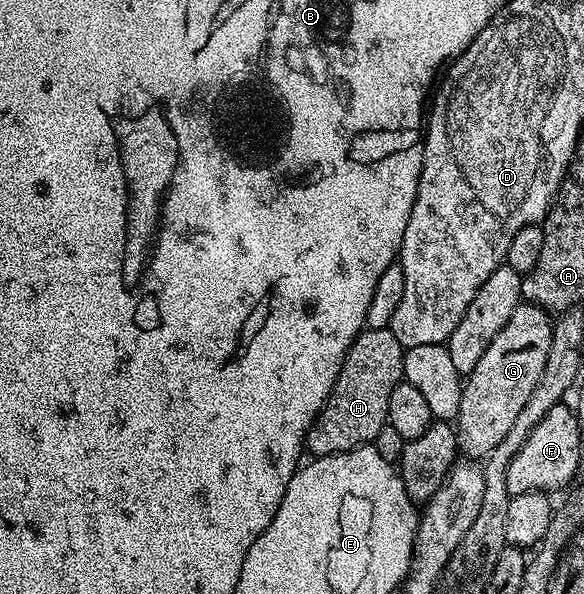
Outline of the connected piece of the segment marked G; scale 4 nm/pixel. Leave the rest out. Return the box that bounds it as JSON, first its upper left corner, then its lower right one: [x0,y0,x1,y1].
[457,300,553,459]

